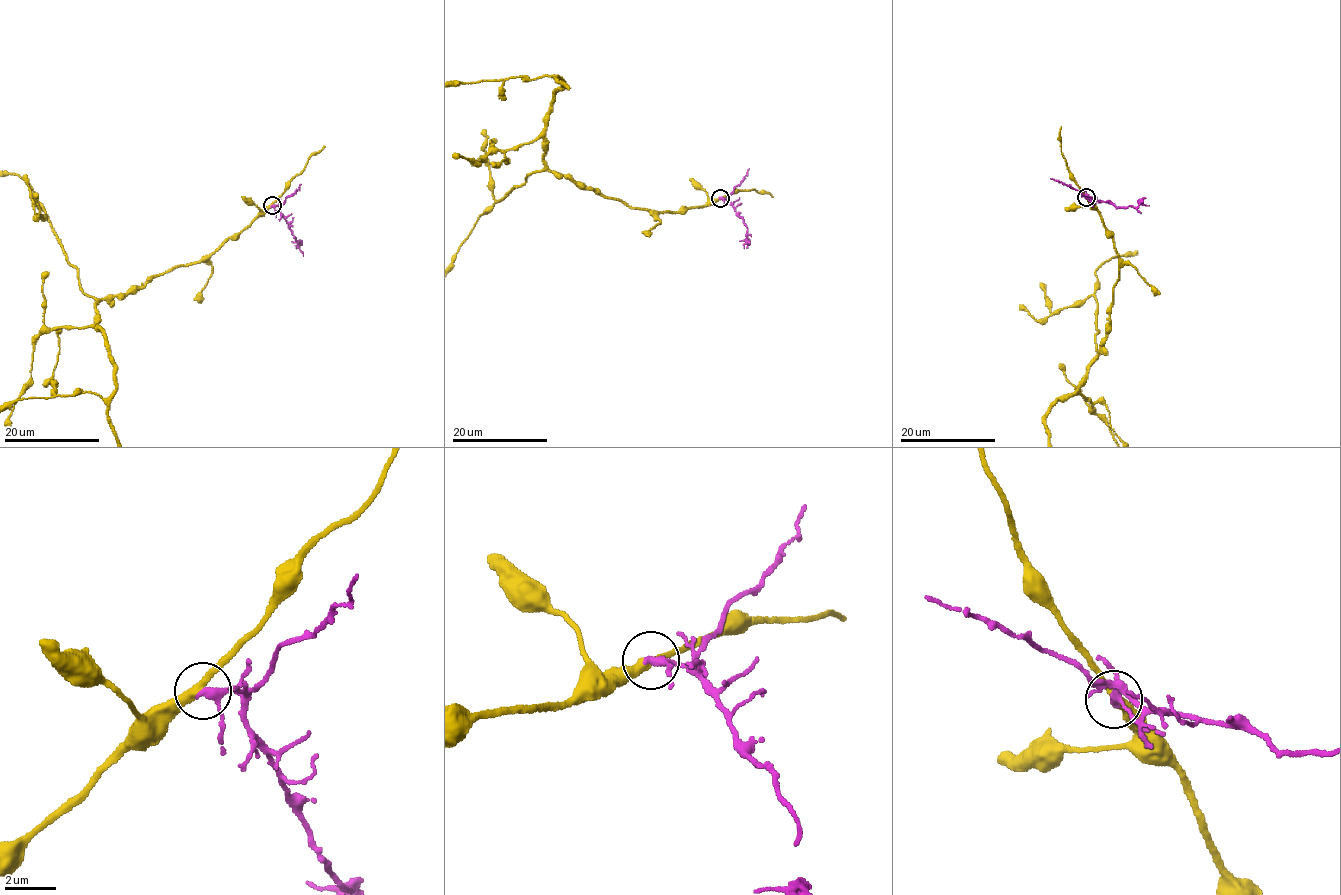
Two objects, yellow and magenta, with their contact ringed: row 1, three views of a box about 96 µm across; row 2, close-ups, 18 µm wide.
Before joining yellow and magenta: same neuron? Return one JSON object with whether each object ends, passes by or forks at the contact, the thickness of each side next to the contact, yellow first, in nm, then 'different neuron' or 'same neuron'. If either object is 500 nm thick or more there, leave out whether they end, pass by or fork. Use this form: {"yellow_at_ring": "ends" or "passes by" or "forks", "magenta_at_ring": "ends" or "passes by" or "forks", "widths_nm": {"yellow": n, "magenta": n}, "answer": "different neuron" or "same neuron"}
{"yellow_at_ring": "passes by", "magenta_at_ring": "passes by", "widths_nm": {"yellow": 320, "magenta": 260}, "answer": "different neuron"}

